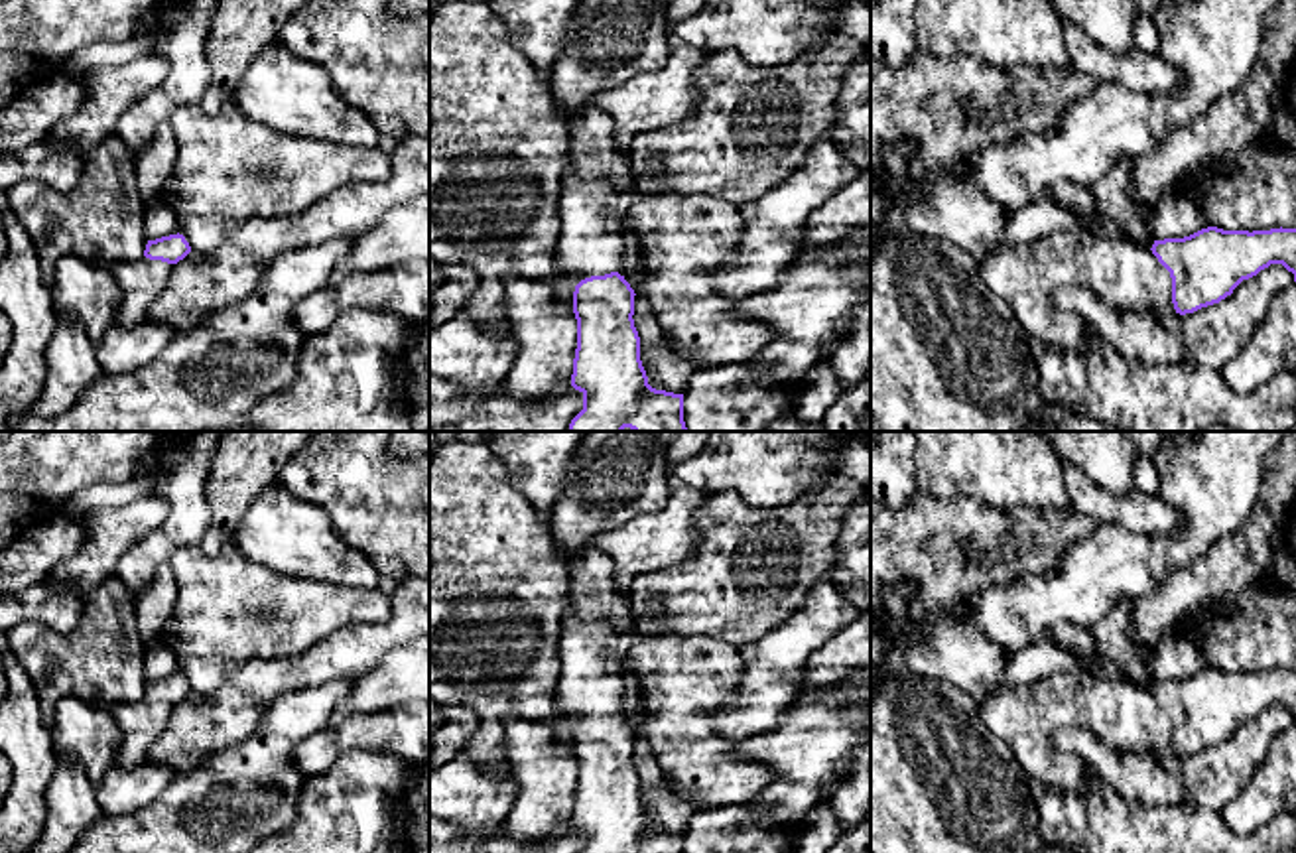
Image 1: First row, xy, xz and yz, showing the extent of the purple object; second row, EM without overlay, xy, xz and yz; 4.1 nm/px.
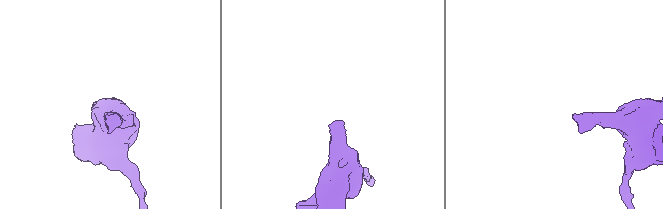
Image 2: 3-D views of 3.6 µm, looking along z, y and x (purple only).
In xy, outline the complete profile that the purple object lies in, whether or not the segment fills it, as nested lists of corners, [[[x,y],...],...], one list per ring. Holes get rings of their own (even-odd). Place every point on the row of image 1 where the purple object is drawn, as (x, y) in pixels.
[[[169,234],[148,240],[140,258],[110,266],[120,286],[120,309],[116,323],[134,327],[148,319],[154,299],[167,286],[171,266],[191,252],[183,234]]]

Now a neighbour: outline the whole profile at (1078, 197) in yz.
[[[1071,181],[1056,183],[1046,191],[1044,199],[1050,199],[1058,205],[1068,205],[1075,213],[1089,213],[1095,209],[1095,199],[1089,191],[1089,185],[1079,185]]]

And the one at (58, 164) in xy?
[[[51,136],[24,148],[22,152],[0,156],[0,197],[26,181],[35,181],[57,193],[69,193],[85,169],[85,154],[69,140]]]

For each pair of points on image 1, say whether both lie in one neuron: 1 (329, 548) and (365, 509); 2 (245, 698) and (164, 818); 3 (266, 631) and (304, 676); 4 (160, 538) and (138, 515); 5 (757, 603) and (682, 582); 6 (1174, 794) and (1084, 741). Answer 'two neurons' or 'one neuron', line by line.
1: two neurons
2: two neurons
3: two neurons
4: two neurons
5: one neuron
6: one neuron

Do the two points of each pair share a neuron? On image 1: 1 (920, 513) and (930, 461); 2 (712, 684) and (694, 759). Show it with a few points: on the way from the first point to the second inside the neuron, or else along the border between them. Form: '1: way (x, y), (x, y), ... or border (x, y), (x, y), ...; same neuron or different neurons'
1: border (918, 489), (940, 497), (970, 499); different neurons
2: way (694, 702), (690, 706), (690, 741); same neuron

